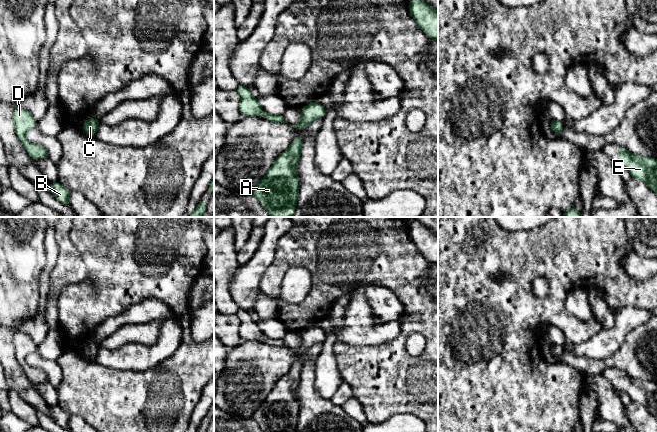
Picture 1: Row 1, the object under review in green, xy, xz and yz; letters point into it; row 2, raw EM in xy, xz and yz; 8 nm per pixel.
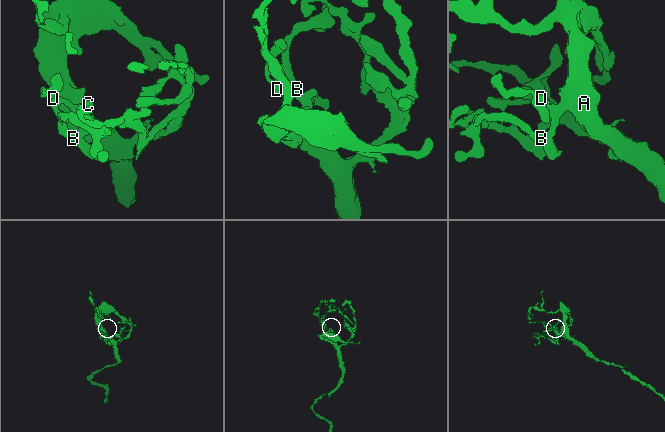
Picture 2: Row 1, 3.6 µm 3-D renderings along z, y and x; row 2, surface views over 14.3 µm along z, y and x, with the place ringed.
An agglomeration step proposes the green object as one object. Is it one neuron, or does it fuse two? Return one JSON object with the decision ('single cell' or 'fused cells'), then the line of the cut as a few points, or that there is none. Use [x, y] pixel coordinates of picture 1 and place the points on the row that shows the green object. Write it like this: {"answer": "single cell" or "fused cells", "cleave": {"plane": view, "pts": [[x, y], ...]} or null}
{"answer": "single cell", "cleave": null}

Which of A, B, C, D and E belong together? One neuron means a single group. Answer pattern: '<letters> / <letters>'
A B C D E

